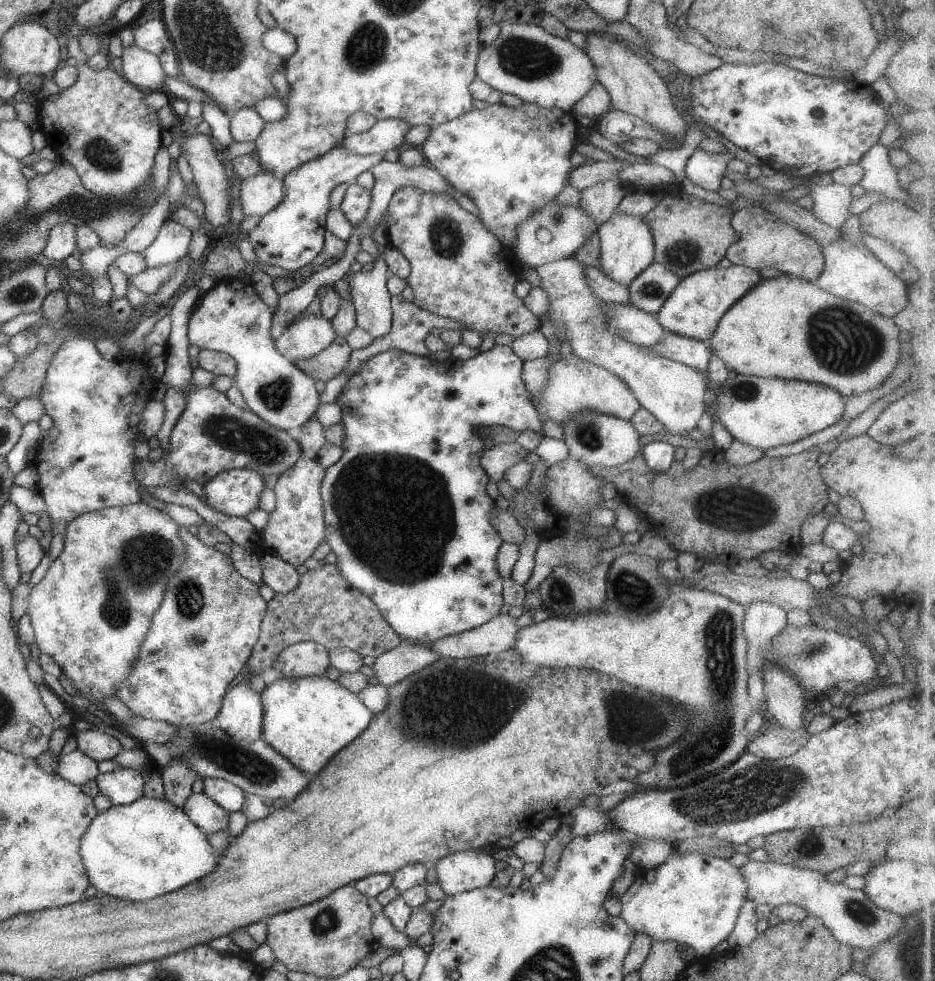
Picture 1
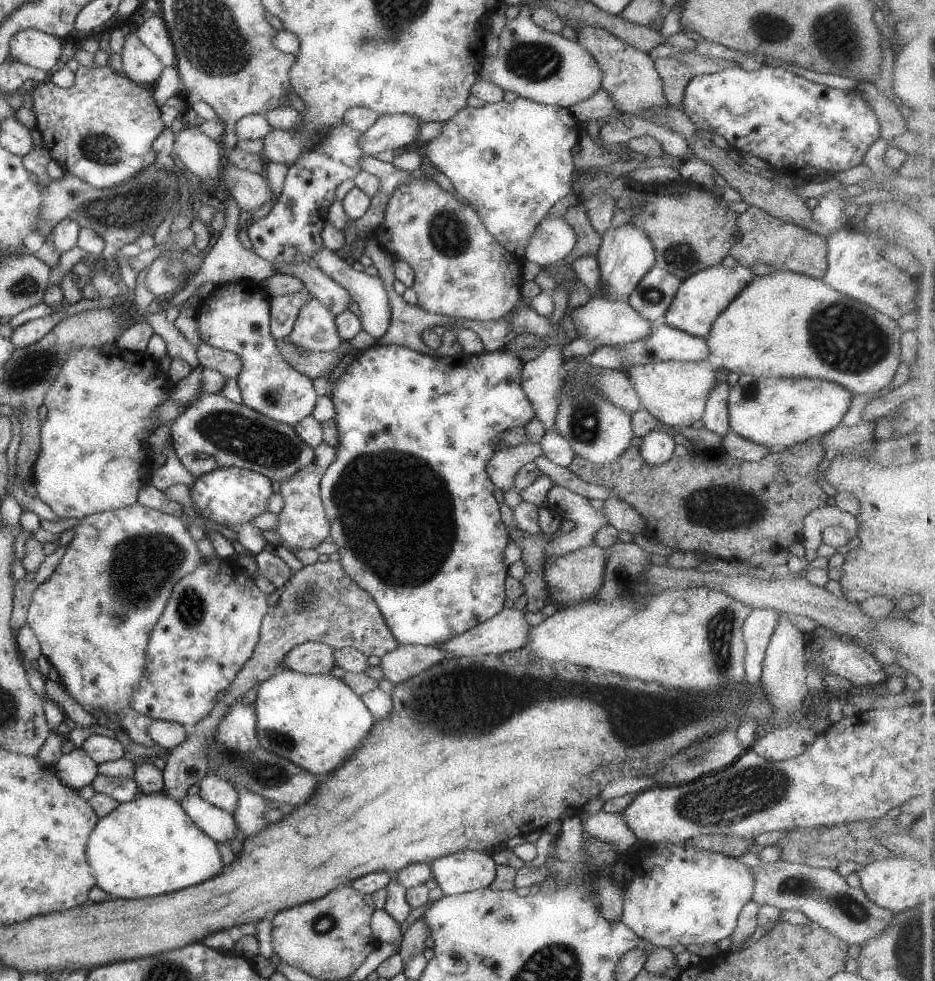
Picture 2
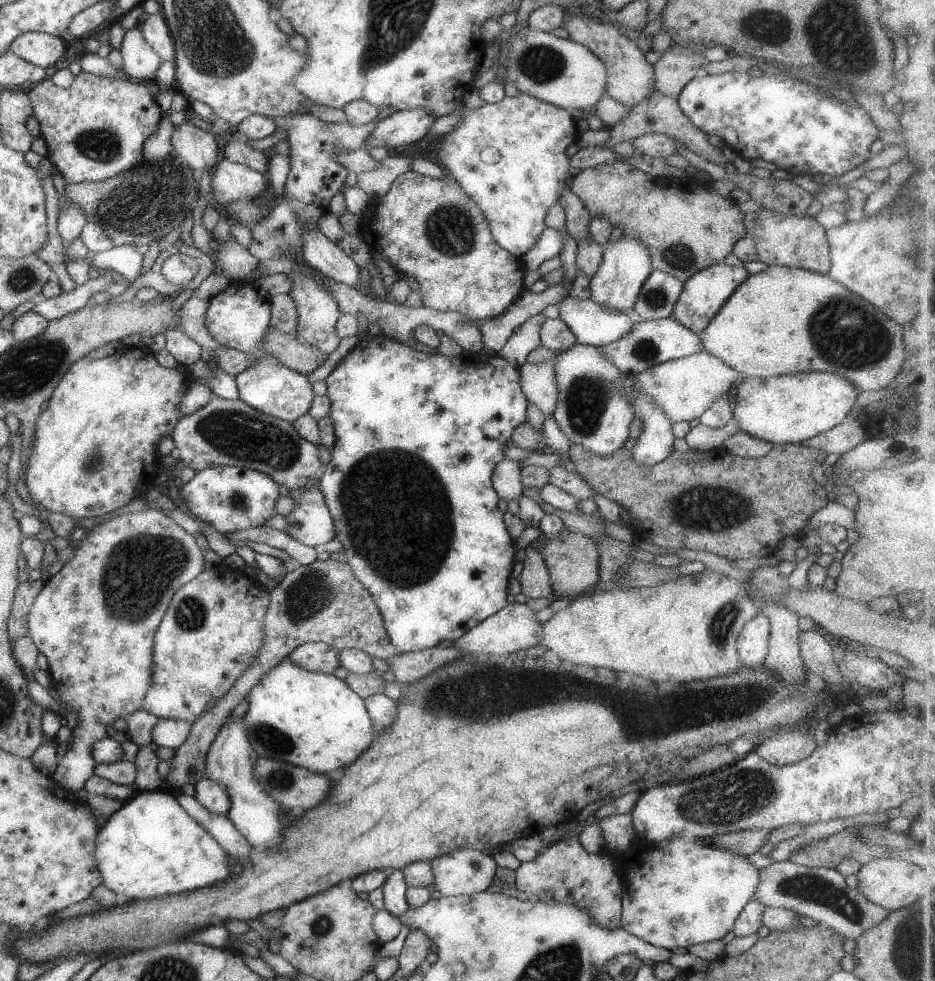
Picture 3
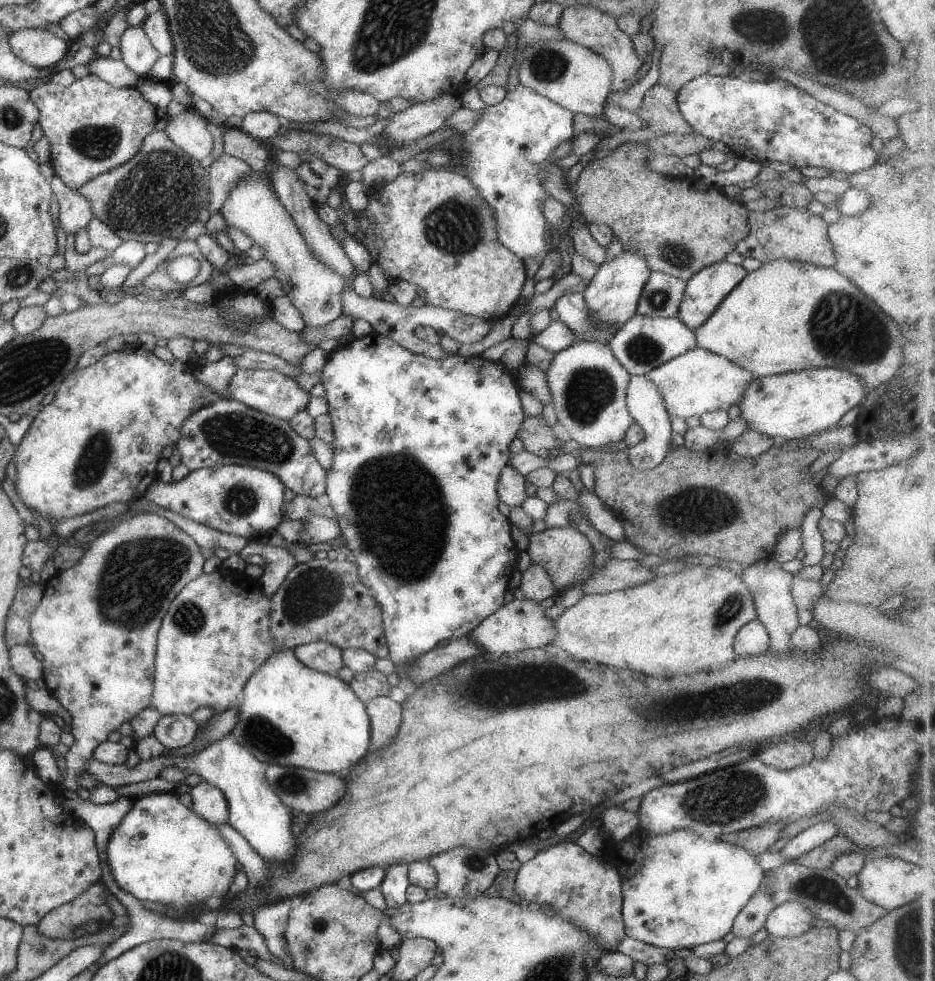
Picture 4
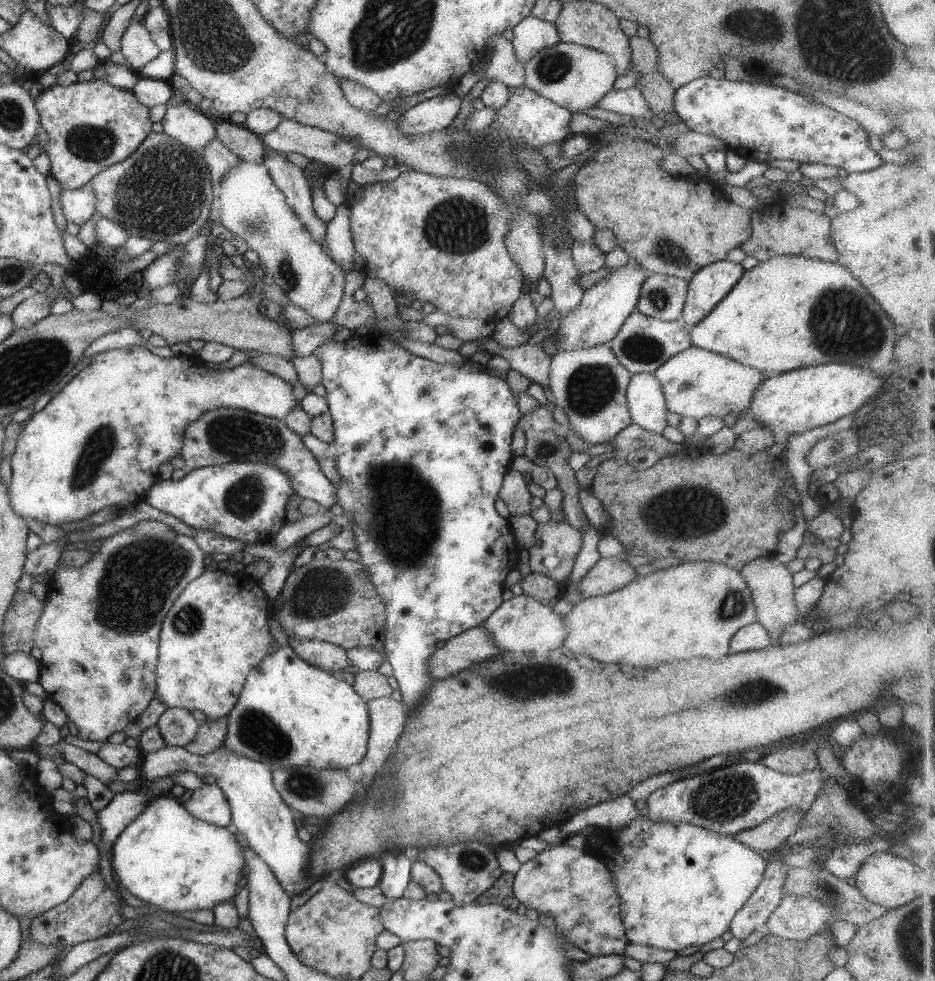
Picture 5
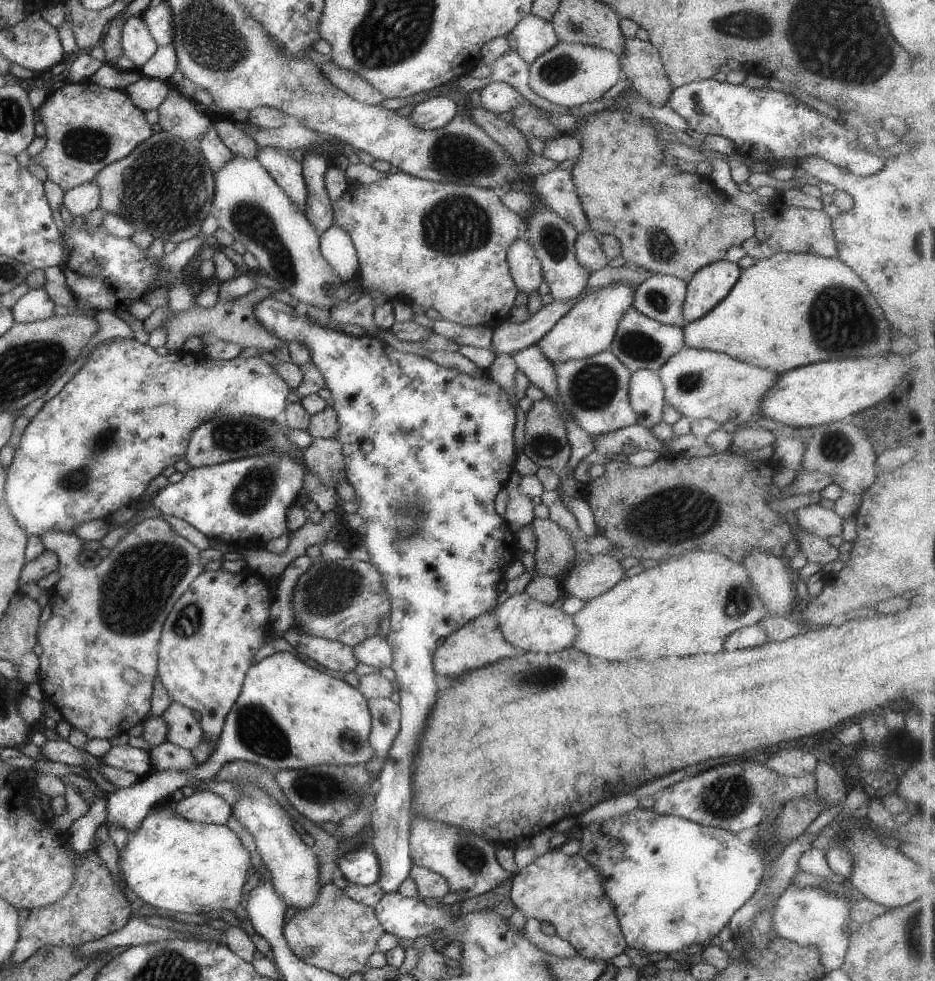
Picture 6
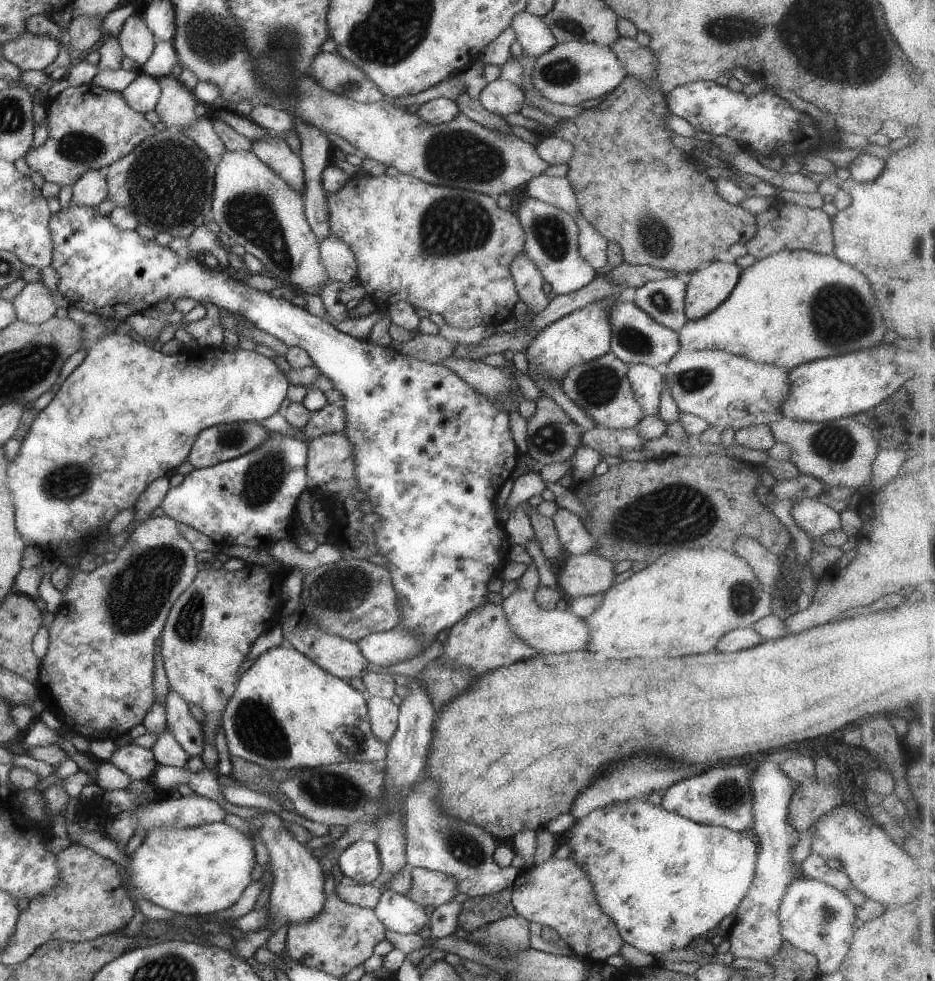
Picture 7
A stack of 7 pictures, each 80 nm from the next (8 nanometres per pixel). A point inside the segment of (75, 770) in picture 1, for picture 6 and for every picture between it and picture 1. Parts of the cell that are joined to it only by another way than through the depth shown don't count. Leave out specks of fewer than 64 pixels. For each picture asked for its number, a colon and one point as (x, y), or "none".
2: (75, 770)
3: (94, 621)
4: (96, 623)
5: (98, 630)
6: (99, 655)

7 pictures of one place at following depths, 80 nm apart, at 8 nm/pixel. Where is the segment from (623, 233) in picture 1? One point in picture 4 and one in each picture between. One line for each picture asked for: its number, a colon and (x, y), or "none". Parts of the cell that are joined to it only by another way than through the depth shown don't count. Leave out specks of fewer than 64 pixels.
2: (625, 253)
3: (625, 264)
4: (611, 296)

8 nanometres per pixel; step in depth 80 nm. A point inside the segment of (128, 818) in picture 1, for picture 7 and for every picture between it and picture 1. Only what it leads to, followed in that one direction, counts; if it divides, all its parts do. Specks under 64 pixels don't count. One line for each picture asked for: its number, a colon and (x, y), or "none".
2: (146, 847)
3: (150, 847)
4: (161, 851)
5: (165, 857)
6: (168, 862)
7: (196, 871)

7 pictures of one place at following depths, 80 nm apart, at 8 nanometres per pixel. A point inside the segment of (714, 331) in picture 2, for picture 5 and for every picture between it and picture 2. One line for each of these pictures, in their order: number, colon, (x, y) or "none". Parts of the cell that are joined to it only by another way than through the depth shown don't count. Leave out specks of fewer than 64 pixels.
3: (784, 320)
4: (785, 316)
5: (789, 312)

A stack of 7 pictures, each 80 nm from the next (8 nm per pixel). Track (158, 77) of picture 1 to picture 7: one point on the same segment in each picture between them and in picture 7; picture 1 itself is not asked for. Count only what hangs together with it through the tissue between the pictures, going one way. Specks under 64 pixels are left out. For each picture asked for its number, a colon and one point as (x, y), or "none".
2: (140, 66)
3: (139, 60)
4: (137, 53)
5: (137, 48)
6: (137, 44)
7: (136, 41)

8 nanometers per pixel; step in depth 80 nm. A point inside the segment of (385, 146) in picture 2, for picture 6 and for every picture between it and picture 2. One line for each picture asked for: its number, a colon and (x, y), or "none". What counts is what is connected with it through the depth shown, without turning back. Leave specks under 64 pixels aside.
3: (405, 127)
4: (418, 120)
5: (433, 114)
6: (433, 113)

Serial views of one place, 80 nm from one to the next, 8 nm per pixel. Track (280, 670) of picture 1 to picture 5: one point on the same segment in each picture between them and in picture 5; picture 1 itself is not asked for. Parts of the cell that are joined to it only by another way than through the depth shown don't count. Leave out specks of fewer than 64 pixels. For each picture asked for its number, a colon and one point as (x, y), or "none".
2: (311, 658)
3: (318, 657)
4: (320, 656)
5: (321, 654)

